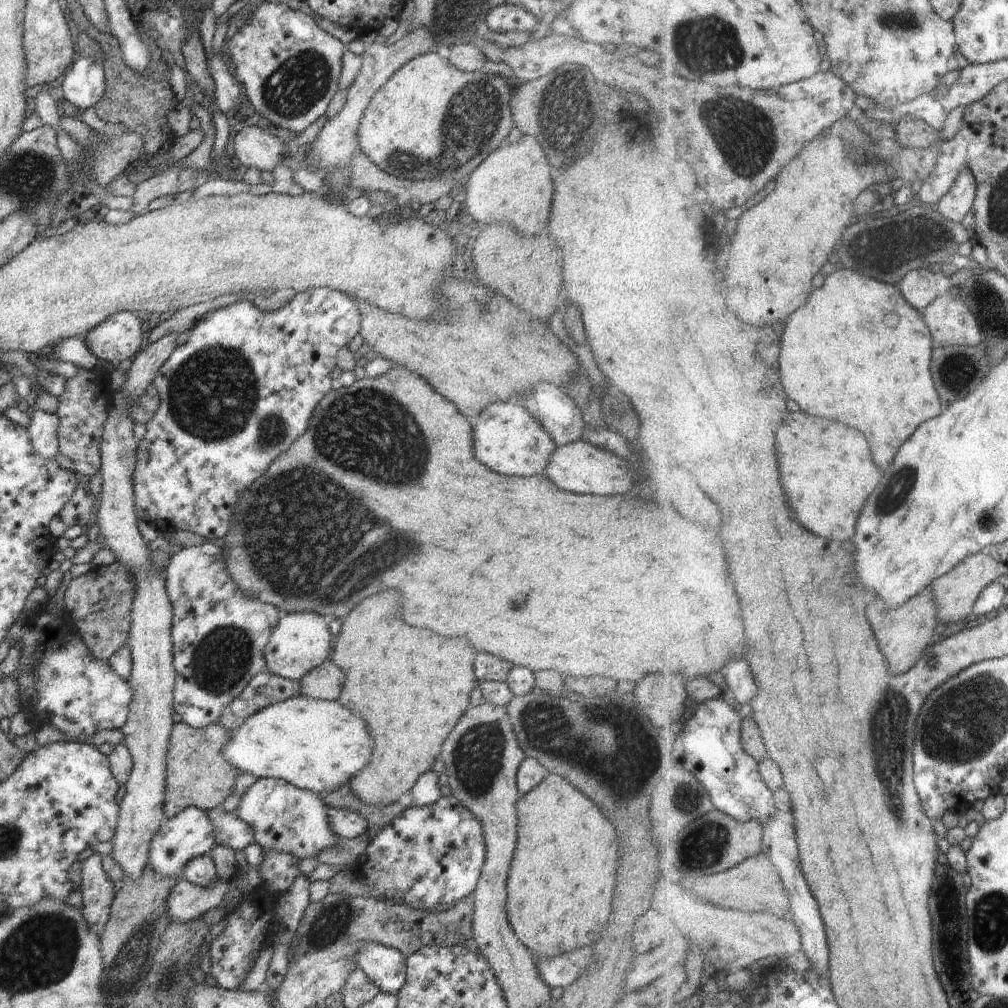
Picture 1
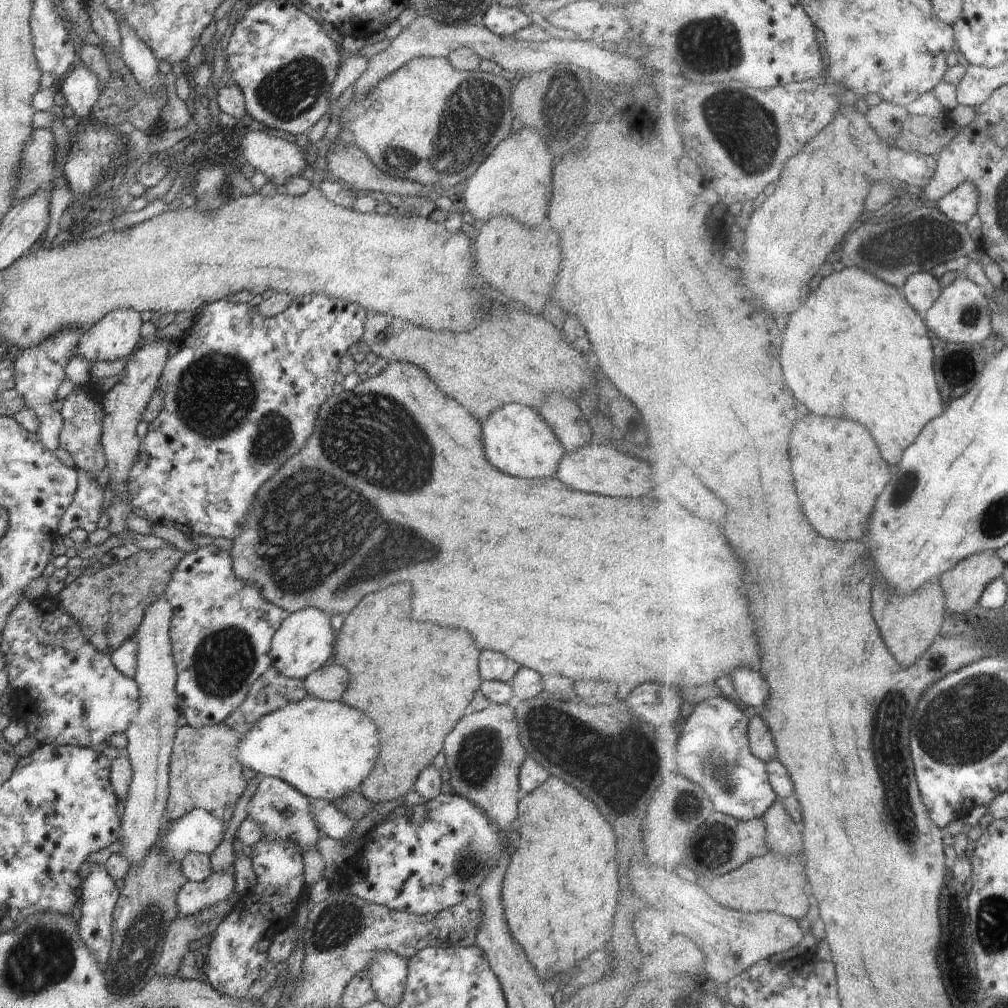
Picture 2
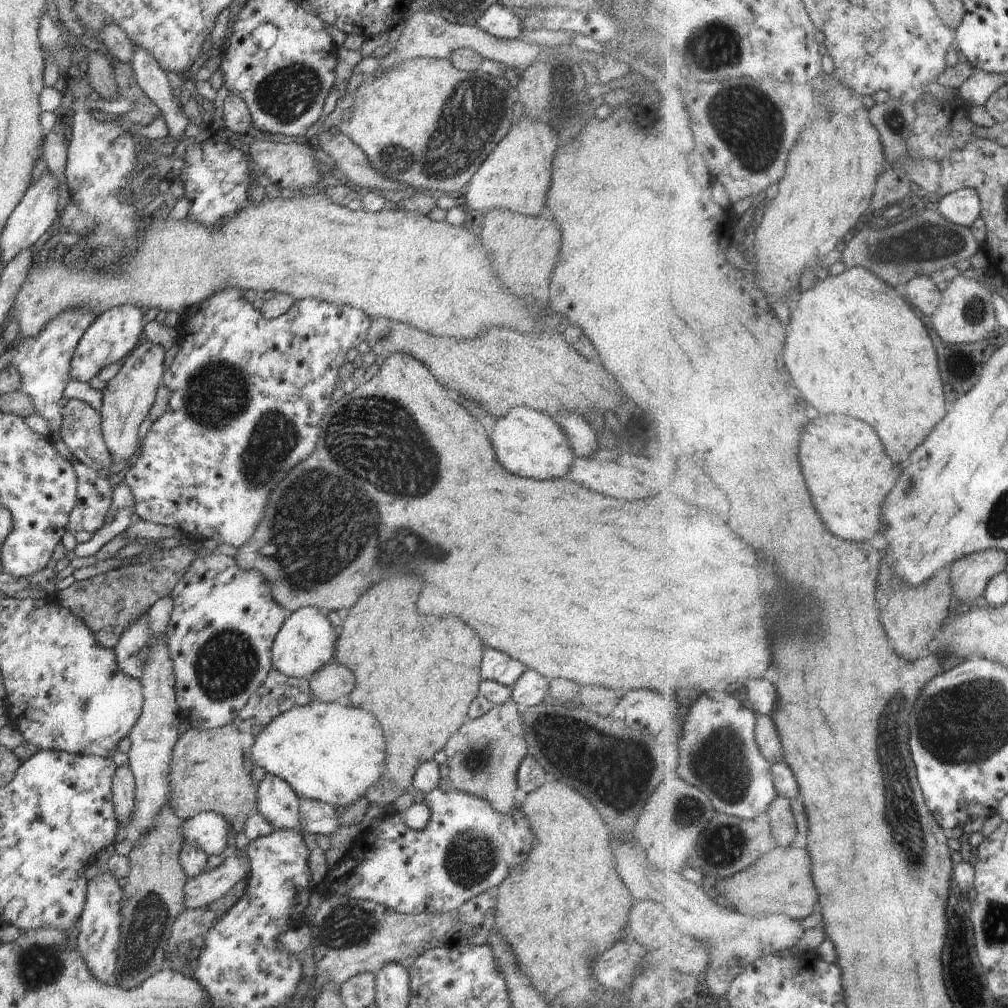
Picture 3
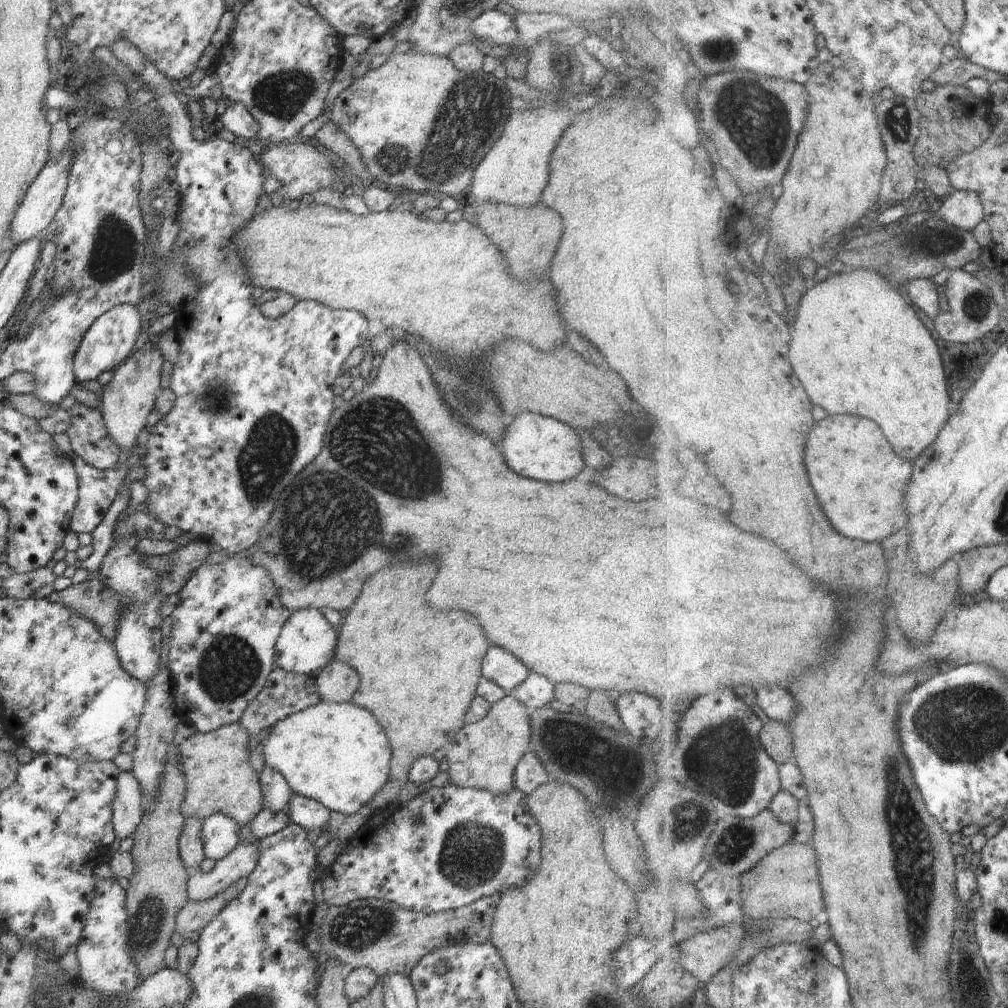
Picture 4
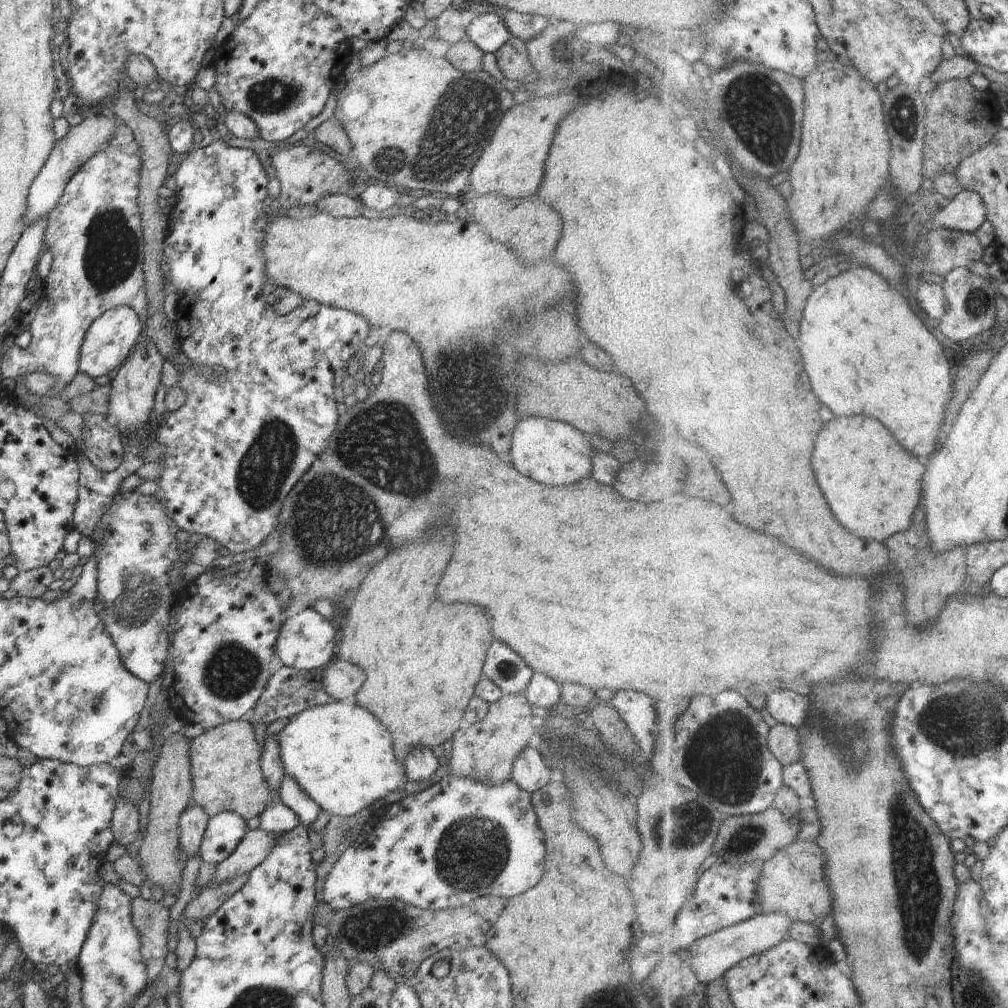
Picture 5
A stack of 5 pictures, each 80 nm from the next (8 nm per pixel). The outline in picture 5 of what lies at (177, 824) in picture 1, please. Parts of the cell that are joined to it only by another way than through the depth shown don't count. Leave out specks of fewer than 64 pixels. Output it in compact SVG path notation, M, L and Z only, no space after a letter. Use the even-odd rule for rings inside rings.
M224 811L209 817L200 841L202 861L219 865L236 850L247 831L246 821L235 812Z

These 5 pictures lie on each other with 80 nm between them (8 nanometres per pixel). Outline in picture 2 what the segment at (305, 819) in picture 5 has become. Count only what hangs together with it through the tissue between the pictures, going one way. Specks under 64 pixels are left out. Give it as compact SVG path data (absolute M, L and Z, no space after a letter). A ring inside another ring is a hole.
M311 799L311 814L320 834L331 839L344 840L352 834L354 821L342 814L330 801Z

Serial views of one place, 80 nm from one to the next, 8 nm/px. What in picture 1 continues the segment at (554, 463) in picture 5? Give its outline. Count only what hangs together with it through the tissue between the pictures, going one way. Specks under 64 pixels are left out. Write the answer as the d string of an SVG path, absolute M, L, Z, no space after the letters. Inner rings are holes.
M497 402L485 407L474 424L474 454L490 470L506 476L544 474L557 444L547 430L518 402Z

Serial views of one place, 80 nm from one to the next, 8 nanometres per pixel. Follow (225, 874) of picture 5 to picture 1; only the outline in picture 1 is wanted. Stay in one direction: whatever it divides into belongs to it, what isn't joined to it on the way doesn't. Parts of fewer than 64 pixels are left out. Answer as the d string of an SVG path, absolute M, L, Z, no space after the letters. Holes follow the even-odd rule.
M178 879L166 898L166 914L170 922L190 922L224 901L231 882L218 879L214 884L200 888L186 879Z

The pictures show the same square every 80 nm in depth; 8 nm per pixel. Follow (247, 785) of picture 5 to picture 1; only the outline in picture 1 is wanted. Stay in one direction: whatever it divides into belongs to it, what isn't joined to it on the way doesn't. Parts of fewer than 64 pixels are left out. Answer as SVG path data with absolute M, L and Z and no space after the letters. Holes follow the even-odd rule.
M184 722L174 723L171 730L170 740L168 740L168 750L166 750L166 786L164 788L164 812L167 819L178 816L186 808L196 807L203 811L216 809L221 806L224 800L232 794L234 784L240 770L230 766L222 758L222 746L230 742L232 732L224 728L220 723L205 726L203 729L195 729Z

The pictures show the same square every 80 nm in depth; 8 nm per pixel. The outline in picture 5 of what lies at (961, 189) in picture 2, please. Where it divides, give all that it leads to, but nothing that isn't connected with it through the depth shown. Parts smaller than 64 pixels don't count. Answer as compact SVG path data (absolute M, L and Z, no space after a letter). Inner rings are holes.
M964 190L944 209L938 210L934 221L938 226L974 233L988 218L984 197L976 191Z

